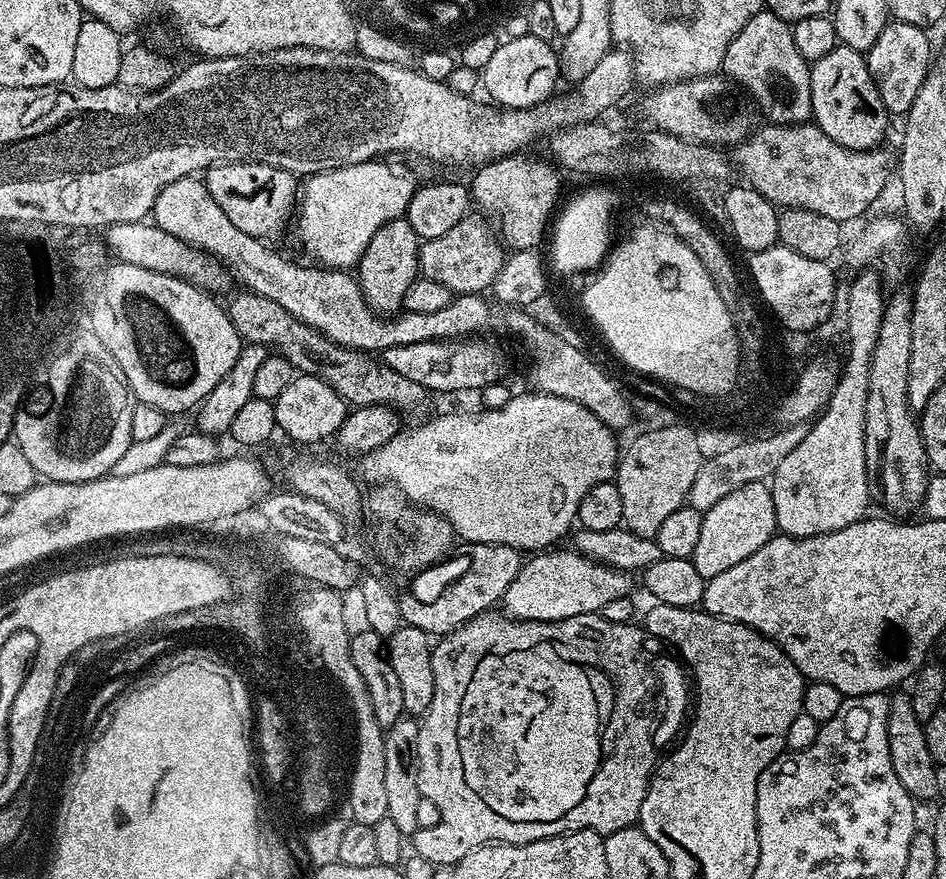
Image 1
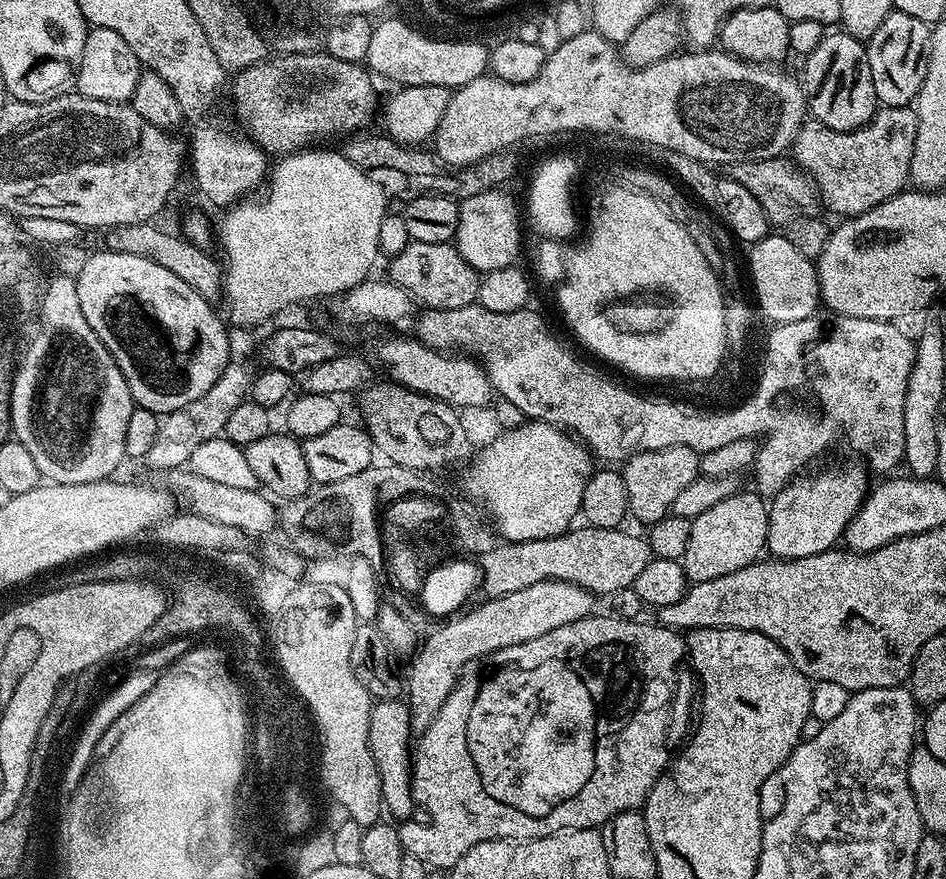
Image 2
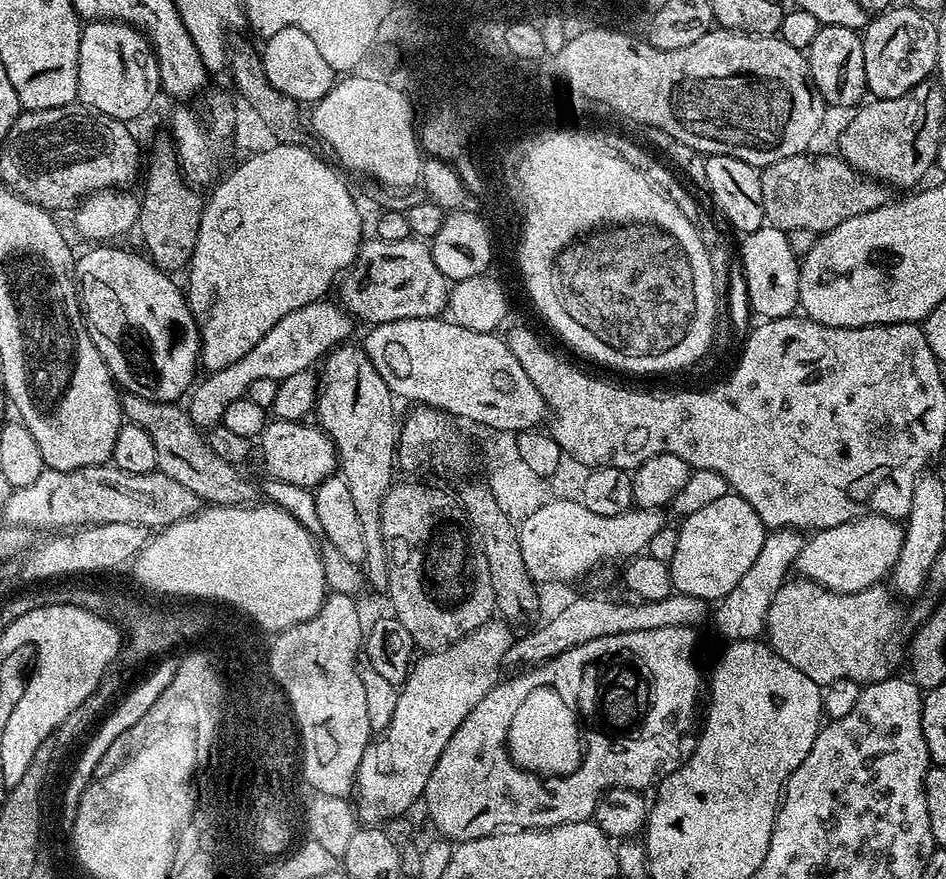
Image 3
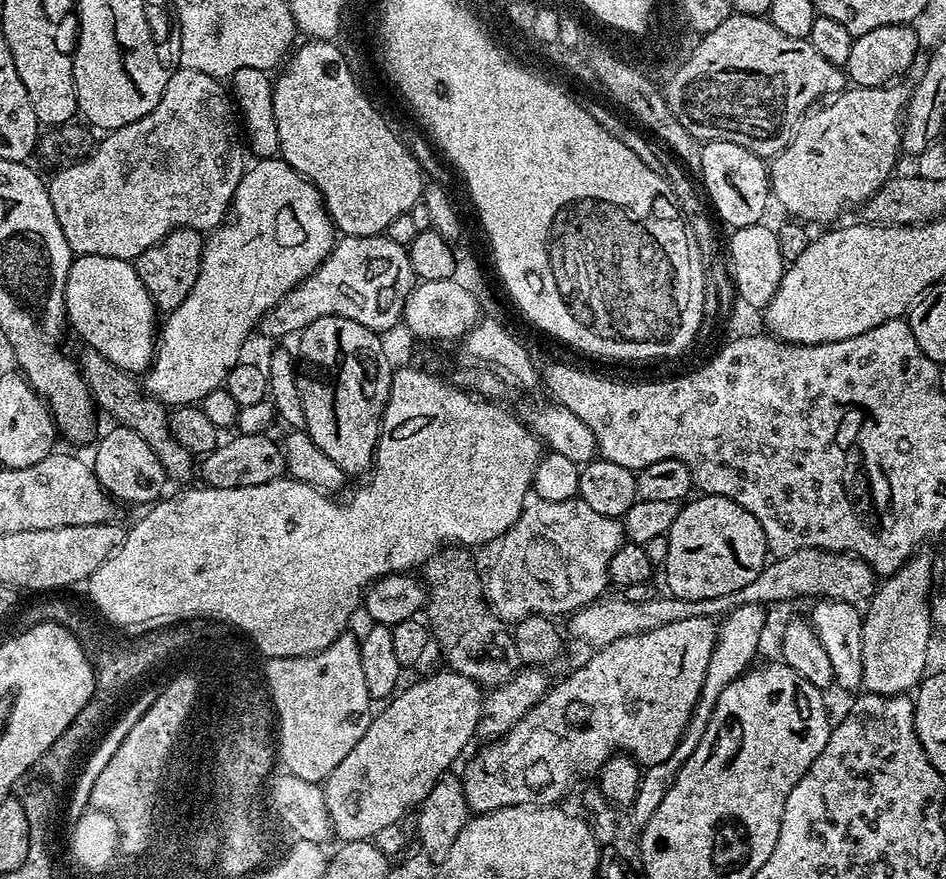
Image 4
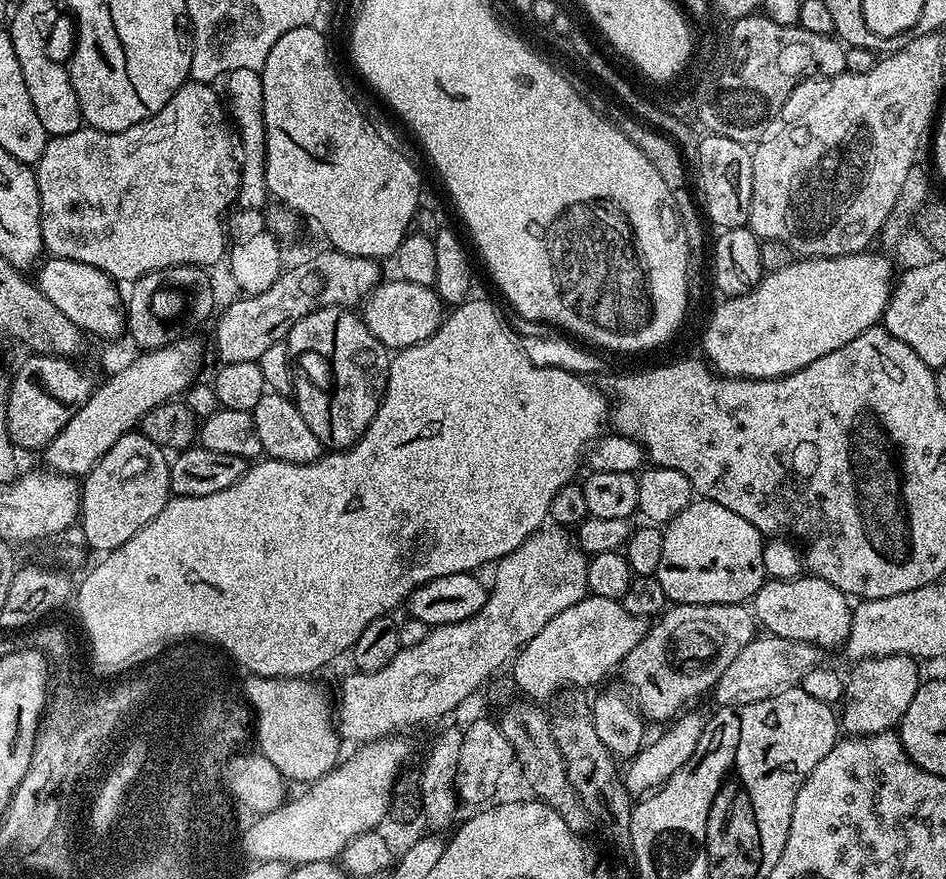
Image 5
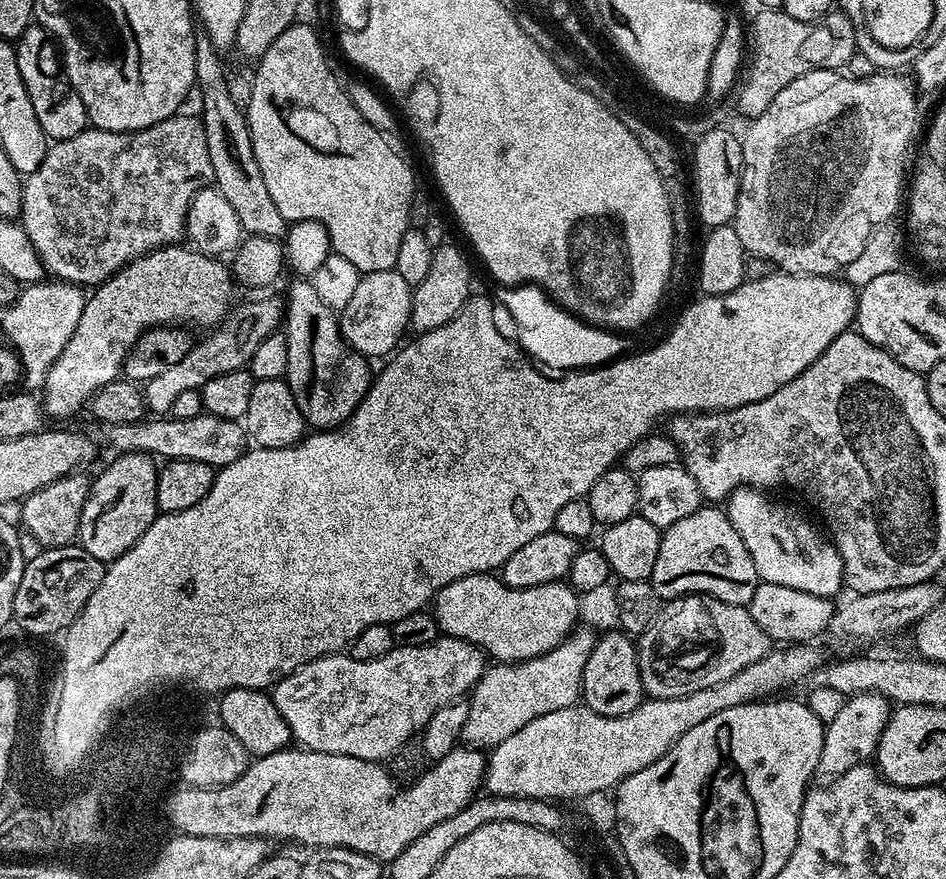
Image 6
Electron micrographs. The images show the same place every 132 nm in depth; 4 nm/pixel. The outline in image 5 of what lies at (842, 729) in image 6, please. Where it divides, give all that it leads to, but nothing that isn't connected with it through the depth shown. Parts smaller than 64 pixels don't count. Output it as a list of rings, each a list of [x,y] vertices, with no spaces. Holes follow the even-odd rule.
[[[870,656],[851,665],[852,673],[847,673],[844,682],[844,699],[842,709],[842,728],[848,736],[869,736],[879,732],[893,731],[899,725],[902,714],[906,714],[906,706],[910,706],[910,698],[920,689],[922,676],[916,673],[917,661],[911,656]]]

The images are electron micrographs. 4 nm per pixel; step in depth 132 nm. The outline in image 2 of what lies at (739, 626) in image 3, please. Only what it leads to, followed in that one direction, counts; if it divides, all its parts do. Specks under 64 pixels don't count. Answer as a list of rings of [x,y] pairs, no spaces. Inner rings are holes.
[[[850,464],[847,468],[828,468],[813,476],[804,474],[790,481],[777,496],[771,497],[767,551],[778,560],[810,558],[810,554],[833,551],[870,492],[869,473],[860,468]]]

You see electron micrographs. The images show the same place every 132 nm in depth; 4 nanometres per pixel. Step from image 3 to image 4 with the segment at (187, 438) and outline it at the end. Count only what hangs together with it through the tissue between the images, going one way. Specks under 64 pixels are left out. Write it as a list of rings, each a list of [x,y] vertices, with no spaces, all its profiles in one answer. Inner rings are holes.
[[[84,346],[81,347],[78,363],[80,373],[84,376],[86,386],[92,394],[92,399],[101,413],[109,412],[115,423],[122,428],[134,430],[146,441],[146,446],[158,454],[158,462],[162,462],[162,470],[166,470],[169,481],[188,480],[194,476],[194,456],[187,452],[183,446],[172,437],[170,428],[170,412],[155,396],[149,396],[142,387],[141,381],[135,375],[110,362],[110,358],[102,358],[98,350]]]

